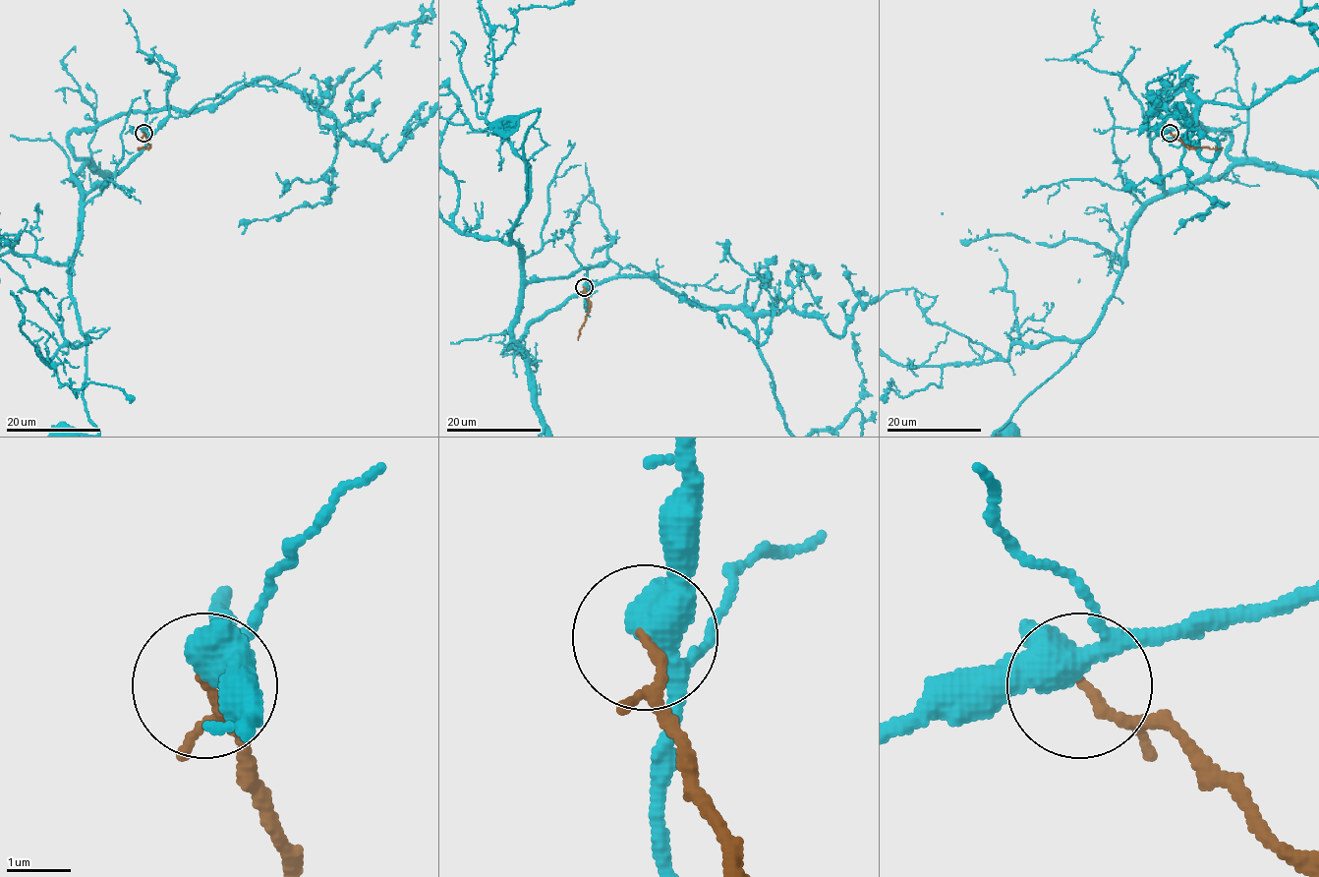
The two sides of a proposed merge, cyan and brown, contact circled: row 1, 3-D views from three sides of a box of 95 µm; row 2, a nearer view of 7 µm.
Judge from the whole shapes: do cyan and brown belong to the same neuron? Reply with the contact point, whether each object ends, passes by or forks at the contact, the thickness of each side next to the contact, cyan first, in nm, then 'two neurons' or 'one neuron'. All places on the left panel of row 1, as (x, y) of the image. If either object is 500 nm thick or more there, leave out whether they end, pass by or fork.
place (143, 133); cyan forks; brown ends; calibres 360 and 150 nm; two neurons

